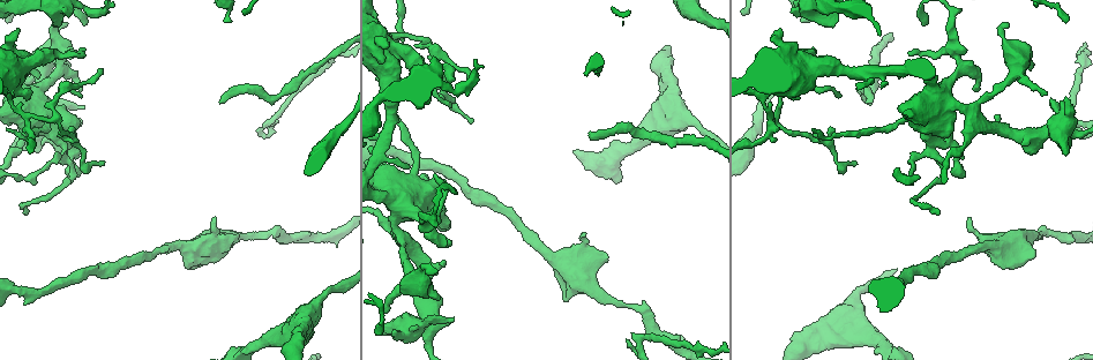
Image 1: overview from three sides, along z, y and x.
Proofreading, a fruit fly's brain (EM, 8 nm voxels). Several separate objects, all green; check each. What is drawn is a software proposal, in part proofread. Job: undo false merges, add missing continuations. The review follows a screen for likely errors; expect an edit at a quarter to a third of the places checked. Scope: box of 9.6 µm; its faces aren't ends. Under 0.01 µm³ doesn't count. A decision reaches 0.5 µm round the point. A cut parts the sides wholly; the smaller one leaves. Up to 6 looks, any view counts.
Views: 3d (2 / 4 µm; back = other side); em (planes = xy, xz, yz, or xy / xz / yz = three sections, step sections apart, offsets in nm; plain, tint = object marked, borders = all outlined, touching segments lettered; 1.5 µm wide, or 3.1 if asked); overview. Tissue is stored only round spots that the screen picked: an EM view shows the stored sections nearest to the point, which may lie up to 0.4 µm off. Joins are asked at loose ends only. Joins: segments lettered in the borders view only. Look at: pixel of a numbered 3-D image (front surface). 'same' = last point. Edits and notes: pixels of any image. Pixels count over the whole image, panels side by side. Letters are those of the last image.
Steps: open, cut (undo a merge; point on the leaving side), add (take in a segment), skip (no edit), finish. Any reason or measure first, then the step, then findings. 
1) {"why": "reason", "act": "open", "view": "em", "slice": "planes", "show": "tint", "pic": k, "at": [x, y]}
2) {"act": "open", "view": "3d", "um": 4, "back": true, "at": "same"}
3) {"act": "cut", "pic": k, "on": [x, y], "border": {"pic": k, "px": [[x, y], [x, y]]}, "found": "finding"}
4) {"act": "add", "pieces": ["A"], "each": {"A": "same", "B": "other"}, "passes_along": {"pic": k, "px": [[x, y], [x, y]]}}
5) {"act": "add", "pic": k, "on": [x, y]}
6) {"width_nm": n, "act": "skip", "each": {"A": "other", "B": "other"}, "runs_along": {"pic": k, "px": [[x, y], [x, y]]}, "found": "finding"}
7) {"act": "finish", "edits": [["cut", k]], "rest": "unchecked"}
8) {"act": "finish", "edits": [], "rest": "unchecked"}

{"why": "three-way junction", "act": "open", "view": "em", "slice": "planes", "show": "tint", "pic": 1, "at": [433, 232]}

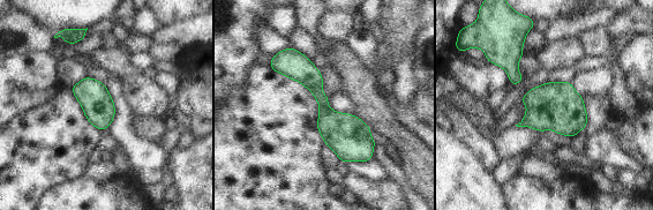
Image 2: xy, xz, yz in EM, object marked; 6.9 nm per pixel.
{"why": "what lies round it", "act": "open", "view": "em", "slice": "planes", "show": "borders", "at": "same"}

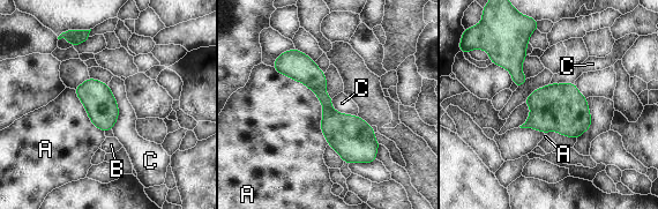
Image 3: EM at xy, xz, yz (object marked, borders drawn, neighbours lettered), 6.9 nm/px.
{"act": "skip", "each": {"A": "other", "B": "other", "C": "other"}, "runs_along": {"pic": 3, "px": [[291, 53], [371, 157]]}, "found": "all the same cell"}

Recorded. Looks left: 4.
{"why": "three arms meet", "act": "open", "view": "3d", "um": 2, "pic": 1, "at": [421, 36]}

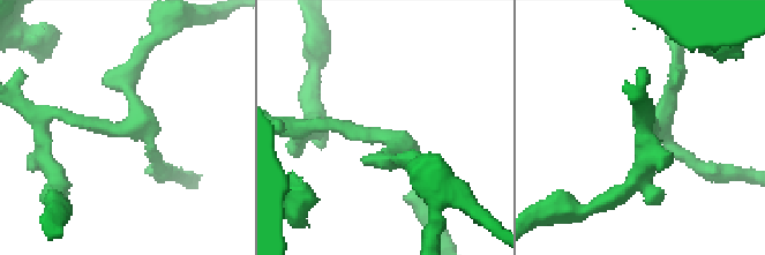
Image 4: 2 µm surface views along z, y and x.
{"why": "now the EM", "act": "open", "view": "em", "slice": "planes", "show": "borders", "pic": 4, "at": [124, 130]}

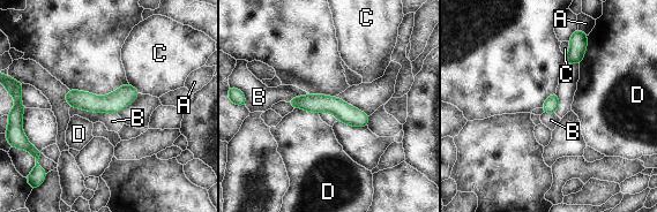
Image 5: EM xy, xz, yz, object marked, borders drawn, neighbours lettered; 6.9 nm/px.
{"act": "skip", "each": {"A": "other", "B": "other", "C": "other", "D": "other"}, "runs_along": {"pic": 5, "px": [[292, 101], [331, 104], [365, 123]]}, "found": "all the same cell"}

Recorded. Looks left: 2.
{"why": "thin end", "act": "open", "view": "em", "slice": "planes", "show": "borders", "pic": 1, "at": [79, 96]}

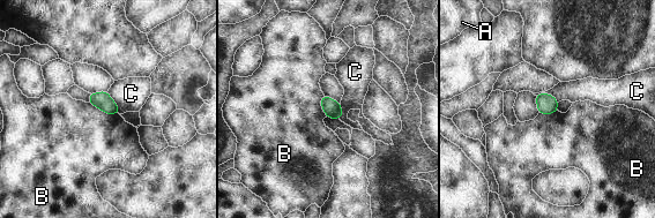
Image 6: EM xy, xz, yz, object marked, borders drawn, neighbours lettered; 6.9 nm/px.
{"width_nm": 120, "act": "skip", "each": {"A": "other", "B": "other", "C": "other"}, "found": "none of them fits"}

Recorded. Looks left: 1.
{"act": "finish", "edits": [], "rest": "unchecked"}

